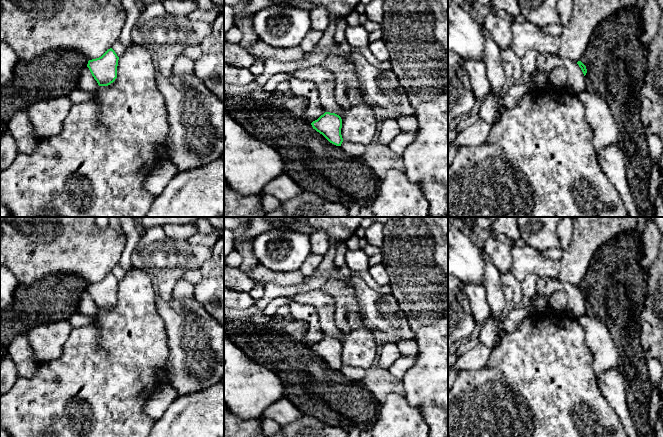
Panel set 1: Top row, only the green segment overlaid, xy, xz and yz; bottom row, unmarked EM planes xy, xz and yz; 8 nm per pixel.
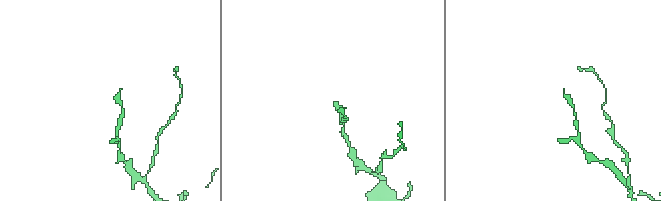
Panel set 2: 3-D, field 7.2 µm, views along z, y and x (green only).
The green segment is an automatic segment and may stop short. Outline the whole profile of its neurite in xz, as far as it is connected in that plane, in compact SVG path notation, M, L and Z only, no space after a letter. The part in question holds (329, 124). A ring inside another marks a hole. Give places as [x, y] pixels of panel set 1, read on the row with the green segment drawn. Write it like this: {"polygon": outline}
{"polygon": "M325 112L317 120L311 123L313 129L322 134L330 143L341 146L342 119L335 113Z"}

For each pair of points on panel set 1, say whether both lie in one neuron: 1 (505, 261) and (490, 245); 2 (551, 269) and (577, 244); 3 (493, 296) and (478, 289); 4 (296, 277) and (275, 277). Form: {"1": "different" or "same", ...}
{"1": "same", "2": "different", "3": "different", "4": "same"}

